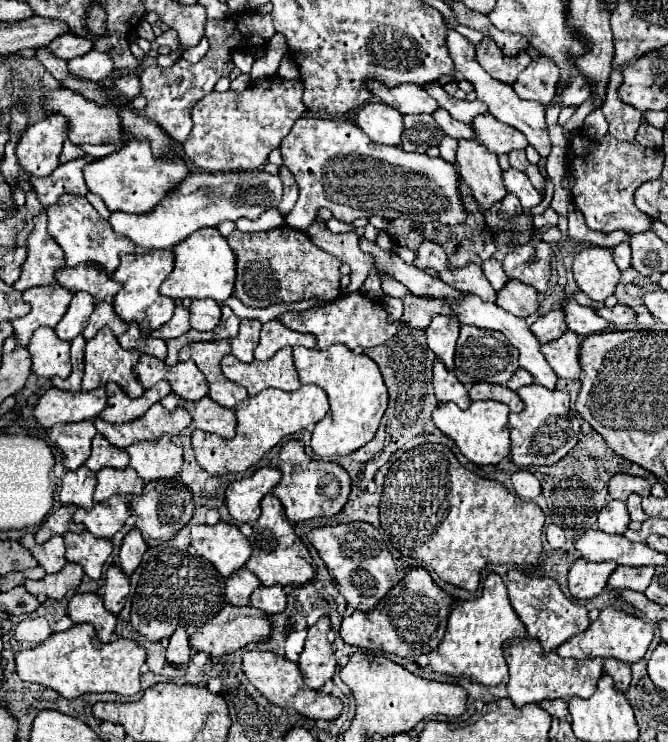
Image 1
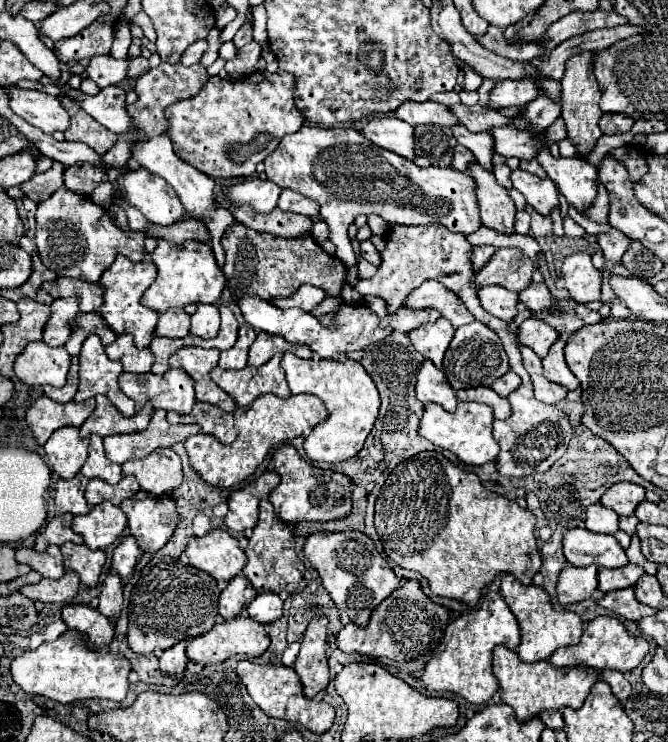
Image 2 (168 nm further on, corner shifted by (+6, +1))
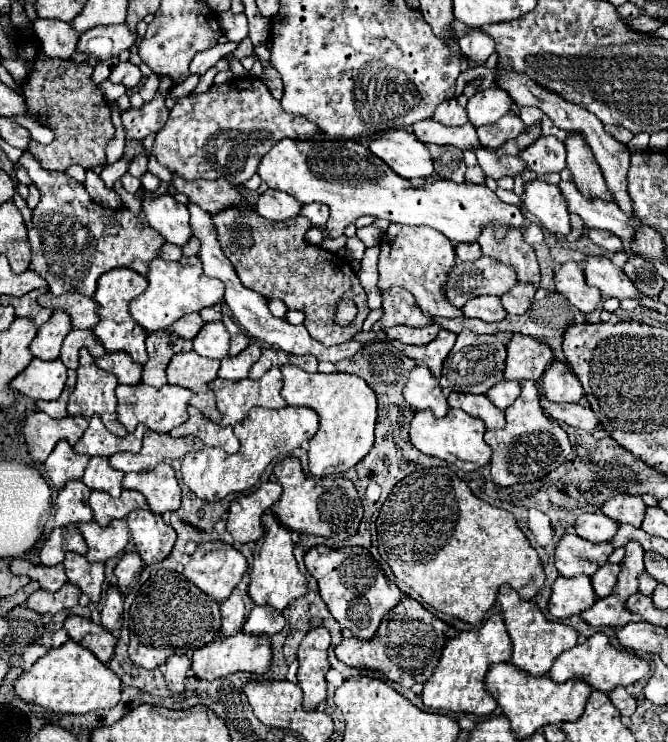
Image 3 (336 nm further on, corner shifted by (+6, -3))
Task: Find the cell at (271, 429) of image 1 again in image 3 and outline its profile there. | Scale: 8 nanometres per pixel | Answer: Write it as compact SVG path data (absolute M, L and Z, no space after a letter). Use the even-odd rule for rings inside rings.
M254 407L242 419L242 423L234 425L234 433L240 439L240 451L234 455L224 453L218 447L204 447L200 451L190 451L182 459L182 477L184 483L206 501L220 501L230 493L244 493L254 487L268 467L268 463L276 457L288 455L292 449L300 447L304 441L312 439L318 431L318 413L310 407L284 407L284 409L264 409Z

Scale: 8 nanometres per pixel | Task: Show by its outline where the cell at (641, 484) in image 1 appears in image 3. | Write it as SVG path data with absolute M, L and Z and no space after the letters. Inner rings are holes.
M614 495L602 505L602 513L606 517L614 519L616 523L630 523L634 527L640 527L644 519L644 509L646 505L642 497L634 497L634 495Z

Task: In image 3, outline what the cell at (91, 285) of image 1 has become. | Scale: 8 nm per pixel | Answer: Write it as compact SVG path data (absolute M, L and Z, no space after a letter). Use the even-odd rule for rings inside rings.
M46 293L38 297L38 303L42 307L64 309L66 313L70 313L74 329L94 329L94 325L98 323L98 305L92 297L84 297L78 293L56 297L52 293Z

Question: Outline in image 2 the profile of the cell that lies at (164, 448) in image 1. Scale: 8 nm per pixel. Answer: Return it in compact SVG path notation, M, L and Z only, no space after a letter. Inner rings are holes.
M174 449L154 451L144 459L132 459L122 465L122 475L134 475L144 491L154 497L170 495L182 483L182 465Z

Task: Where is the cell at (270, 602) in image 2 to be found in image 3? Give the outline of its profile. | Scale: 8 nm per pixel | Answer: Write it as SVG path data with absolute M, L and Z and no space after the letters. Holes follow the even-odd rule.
M256 605L244 623L244 631L250 635L274 635L284 629L284 615L274 607Z

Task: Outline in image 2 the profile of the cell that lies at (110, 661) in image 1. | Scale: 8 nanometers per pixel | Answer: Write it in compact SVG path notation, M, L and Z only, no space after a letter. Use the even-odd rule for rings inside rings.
M68 629L52 643L42 643L34 651L26 651L16 657L10 667L12 679L34 695L48 697L58 703L74 703L82 699L112 699L124 701L128 693L130 661L110 651L92 651L84 645L84 637L78 631Z

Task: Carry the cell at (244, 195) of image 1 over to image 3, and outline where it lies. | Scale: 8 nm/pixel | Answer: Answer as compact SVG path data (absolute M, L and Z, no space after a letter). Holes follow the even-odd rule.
M268 189L258 197L256 213L270 219L270 221L286 221L290 217L296 217L302 203L298 203L294 197L284 195L282 191Z

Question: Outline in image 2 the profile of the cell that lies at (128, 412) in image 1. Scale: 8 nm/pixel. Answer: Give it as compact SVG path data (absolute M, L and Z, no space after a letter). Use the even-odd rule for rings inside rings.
M96 395L96 409L90 415L90 419L86 419L86 423L80 427L80 433L82 433L82 437L90 437L90 435L108 437L108 435L138 433L148 427L150 417L152 417L152 411L150 411L150 407L146 407L140 413L136 413L134 417L126 419L126 417L118 415L118 409L114 405L110 405L104 395Z

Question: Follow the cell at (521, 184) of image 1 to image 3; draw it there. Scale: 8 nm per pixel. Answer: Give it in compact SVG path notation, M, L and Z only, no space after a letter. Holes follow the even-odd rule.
M538 179L528 181L524 183L522 201L524 201L524 207L534 217L538 217L538 221L550 233L560 233L560 235L570 233L570 217L558 185L550 185Z

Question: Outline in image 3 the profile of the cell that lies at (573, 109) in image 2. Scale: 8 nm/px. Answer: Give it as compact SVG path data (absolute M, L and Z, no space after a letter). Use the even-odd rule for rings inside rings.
M570 133L566 137L566 151L568 151L568 169L572 173L572 181L580 189L582 195L596 195L604 201L612 201L610 191L604 183L602 171L594 159L594 153L590 151L586 139L578 133Z

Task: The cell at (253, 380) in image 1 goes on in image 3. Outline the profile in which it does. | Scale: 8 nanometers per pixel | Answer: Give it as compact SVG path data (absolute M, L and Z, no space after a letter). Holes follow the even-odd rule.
M280 367L268 369L260 379L214 379L210 389L216 393L216 403L220 413L224 415L220 423L236 425L242 421L252 407L268 407L282 409L288 403L282 399L282 373Z

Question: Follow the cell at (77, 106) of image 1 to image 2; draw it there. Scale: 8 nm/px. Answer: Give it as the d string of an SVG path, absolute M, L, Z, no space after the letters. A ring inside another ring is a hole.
M6 87L10 109L26 119L30 125L52 135L54 131L66 131L70 125L70 115L60 105L60 99L44 91L26 91L18 87Z

